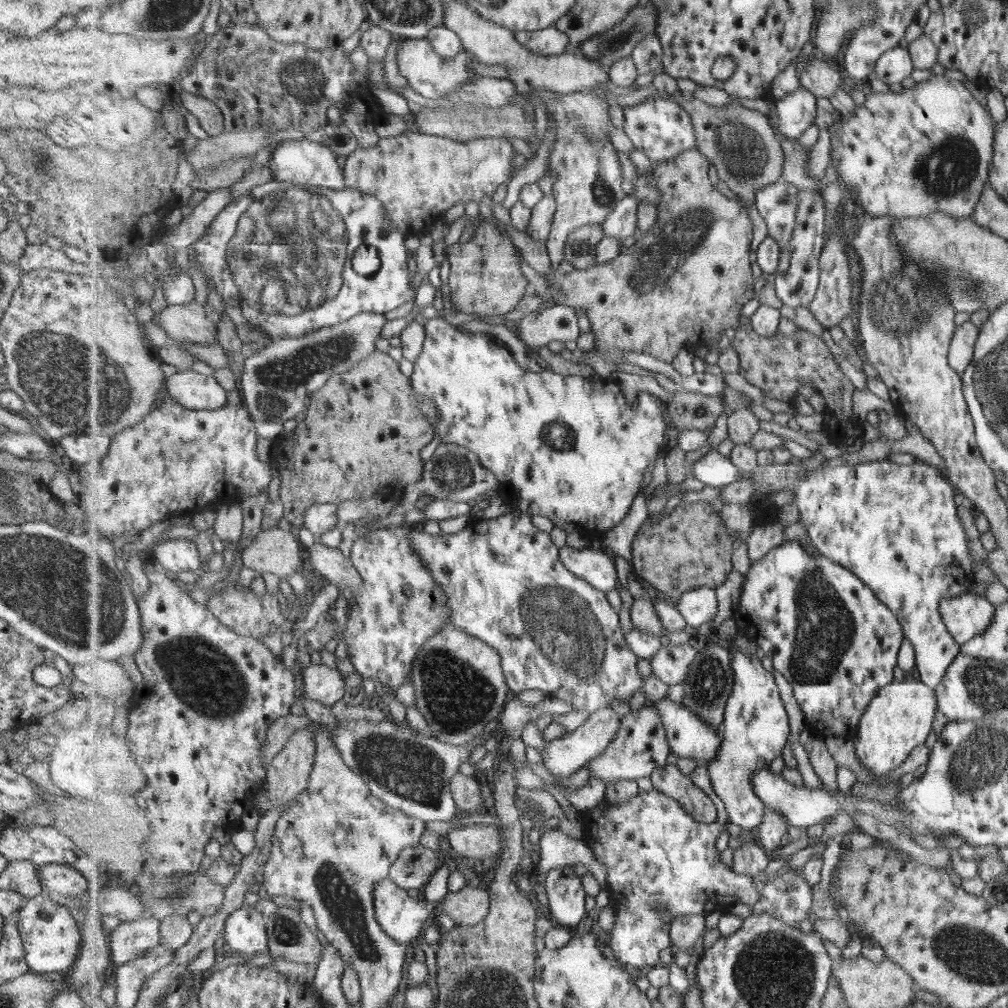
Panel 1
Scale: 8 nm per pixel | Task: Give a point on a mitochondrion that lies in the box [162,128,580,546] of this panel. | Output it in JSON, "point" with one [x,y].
{"point":[264,230]}

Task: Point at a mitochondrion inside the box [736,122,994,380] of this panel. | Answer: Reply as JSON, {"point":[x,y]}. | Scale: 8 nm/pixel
{"point":[900,305]}

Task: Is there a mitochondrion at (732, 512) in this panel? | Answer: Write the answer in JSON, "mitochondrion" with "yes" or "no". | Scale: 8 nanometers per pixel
{"mitochondrion":"no"}

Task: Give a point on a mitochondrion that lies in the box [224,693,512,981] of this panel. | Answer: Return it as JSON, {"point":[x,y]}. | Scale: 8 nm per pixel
{"point":[412,771]}

